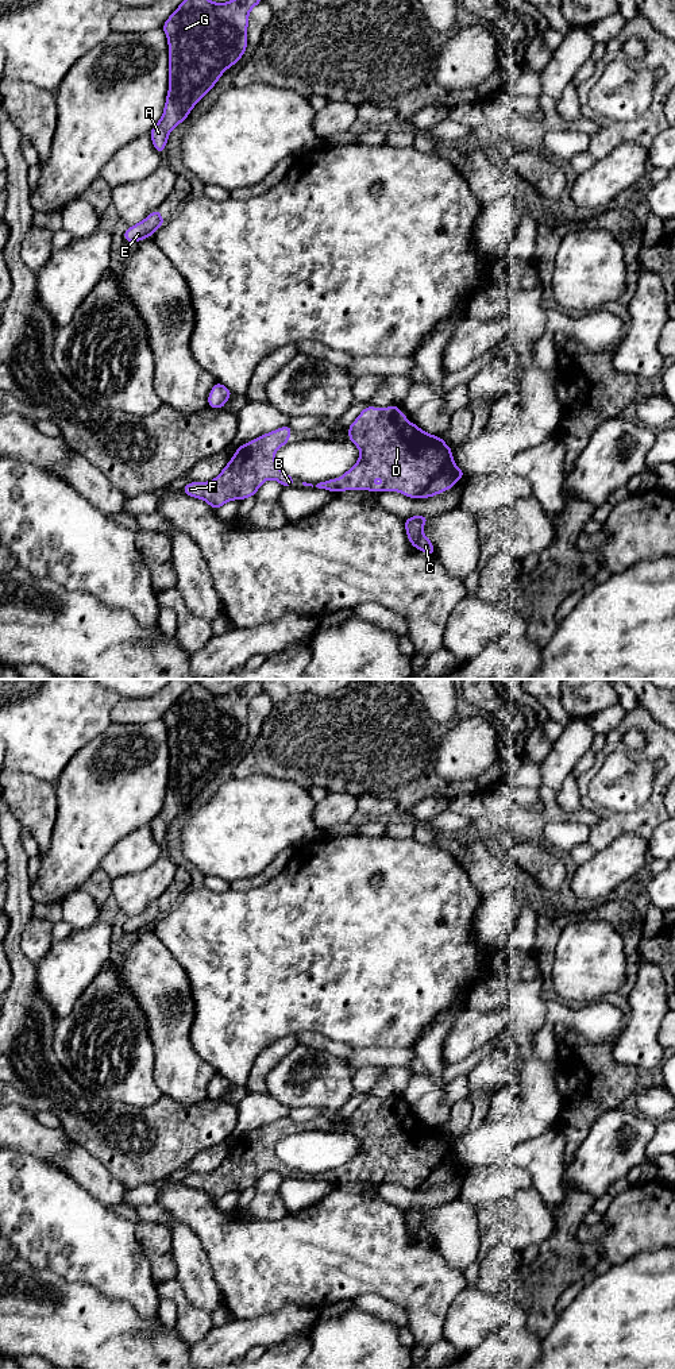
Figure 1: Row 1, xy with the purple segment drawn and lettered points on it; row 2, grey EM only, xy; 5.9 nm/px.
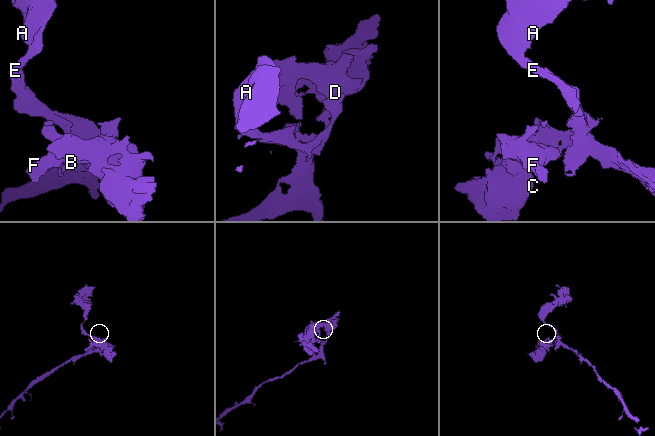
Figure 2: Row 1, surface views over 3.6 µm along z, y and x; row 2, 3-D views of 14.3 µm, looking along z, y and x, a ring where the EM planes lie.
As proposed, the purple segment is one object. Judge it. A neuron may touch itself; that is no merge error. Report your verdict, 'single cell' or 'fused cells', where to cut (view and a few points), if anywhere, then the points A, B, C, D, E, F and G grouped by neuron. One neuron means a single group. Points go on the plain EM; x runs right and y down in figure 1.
single cell; no cut; A B C D E F G

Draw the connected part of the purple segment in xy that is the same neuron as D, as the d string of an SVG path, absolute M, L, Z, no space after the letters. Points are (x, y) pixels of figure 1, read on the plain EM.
M397 1096L390 1099L366 1098L356 1111L348 1118L348 1130L360 1141L358 1153L342 1166L340 1171L329 1171L316 1176L329 1183L366 1181L366 1183L400 1183L409 1189L429 1189L444 1184L466 1166L452 1150L452 1141L439 1127L429 1126L414 1114L408 1114L406 1107Z

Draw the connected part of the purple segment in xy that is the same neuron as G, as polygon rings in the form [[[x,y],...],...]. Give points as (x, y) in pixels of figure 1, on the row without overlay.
[[[248,682],[219,695],[190,684],[162,717],[169,733],[169,784],[161,811],[150,822],[162,845],[169,825],[247,740],[250,702],[262,687]]]

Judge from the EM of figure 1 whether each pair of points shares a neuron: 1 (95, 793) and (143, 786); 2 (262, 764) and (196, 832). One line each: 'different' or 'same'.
1: same
2: different

